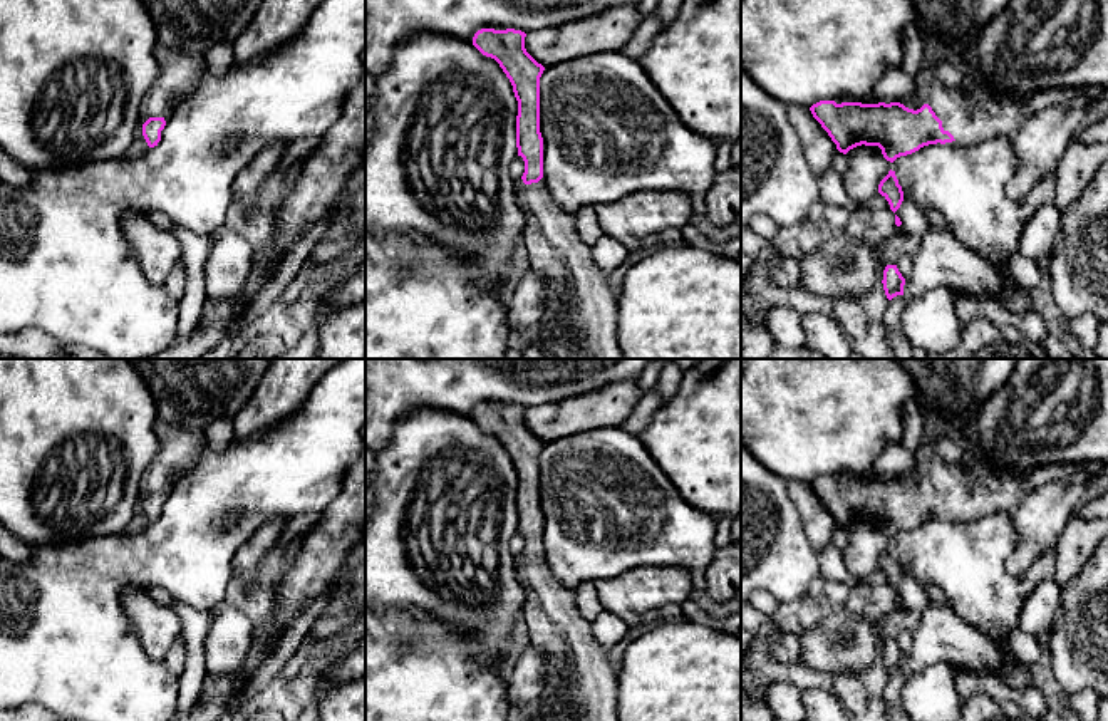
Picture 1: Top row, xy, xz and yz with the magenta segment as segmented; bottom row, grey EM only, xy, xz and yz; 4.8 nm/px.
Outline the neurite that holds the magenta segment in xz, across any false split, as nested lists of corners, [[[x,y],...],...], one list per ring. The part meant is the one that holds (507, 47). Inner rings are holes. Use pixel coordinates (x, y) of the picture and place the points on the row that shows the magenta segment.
[[[481,29],[473,45],[494,59],[518,101],[516,148],[525,173],[515,198],[525,213],[523,241],[530,268],[545,278],[545,310],[536,325],[548,359],[625,359],[617,340],[617,298],[578,235],[575,216],[563,211],[543,178],[540,77],[545,70],[525,49],[526,34]]]

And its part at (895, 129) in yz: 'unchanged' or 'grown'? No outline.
grown

